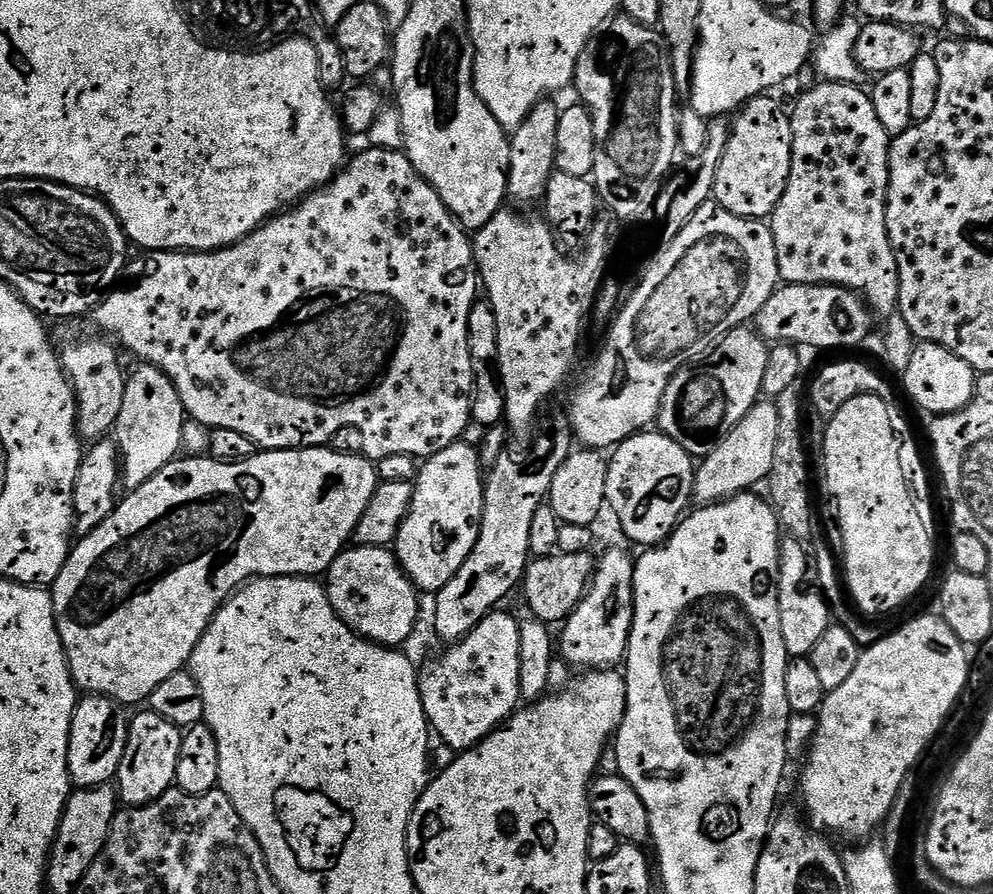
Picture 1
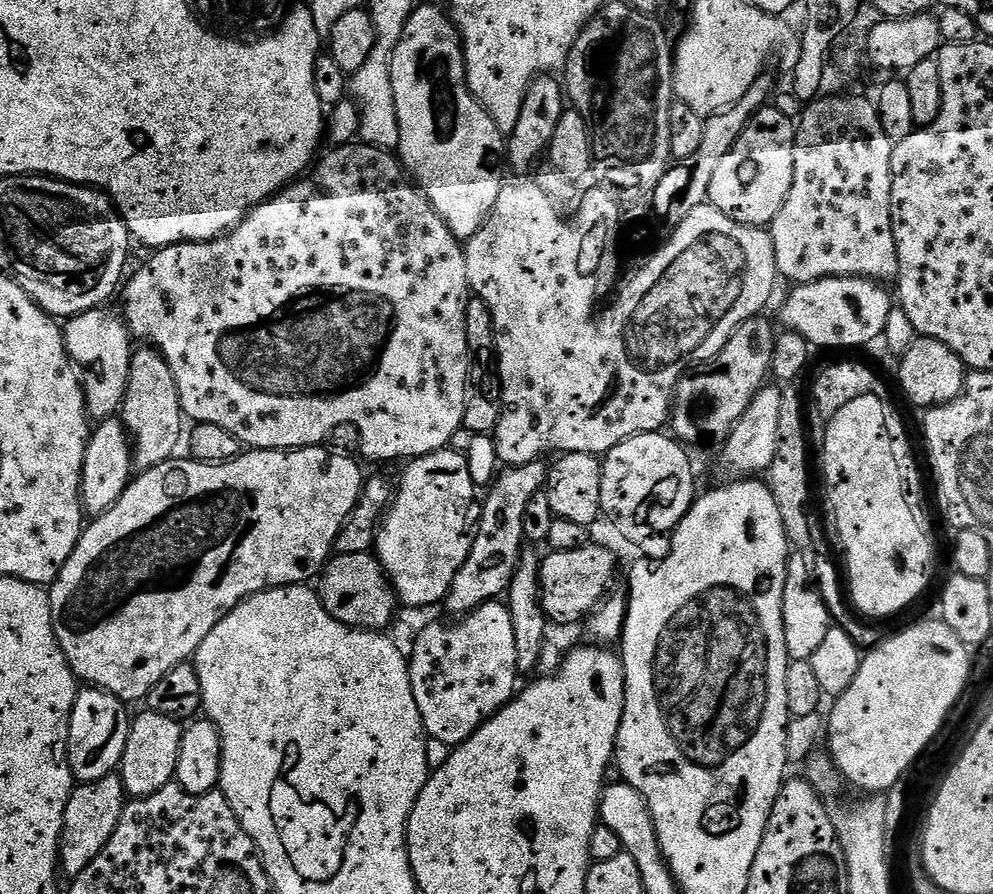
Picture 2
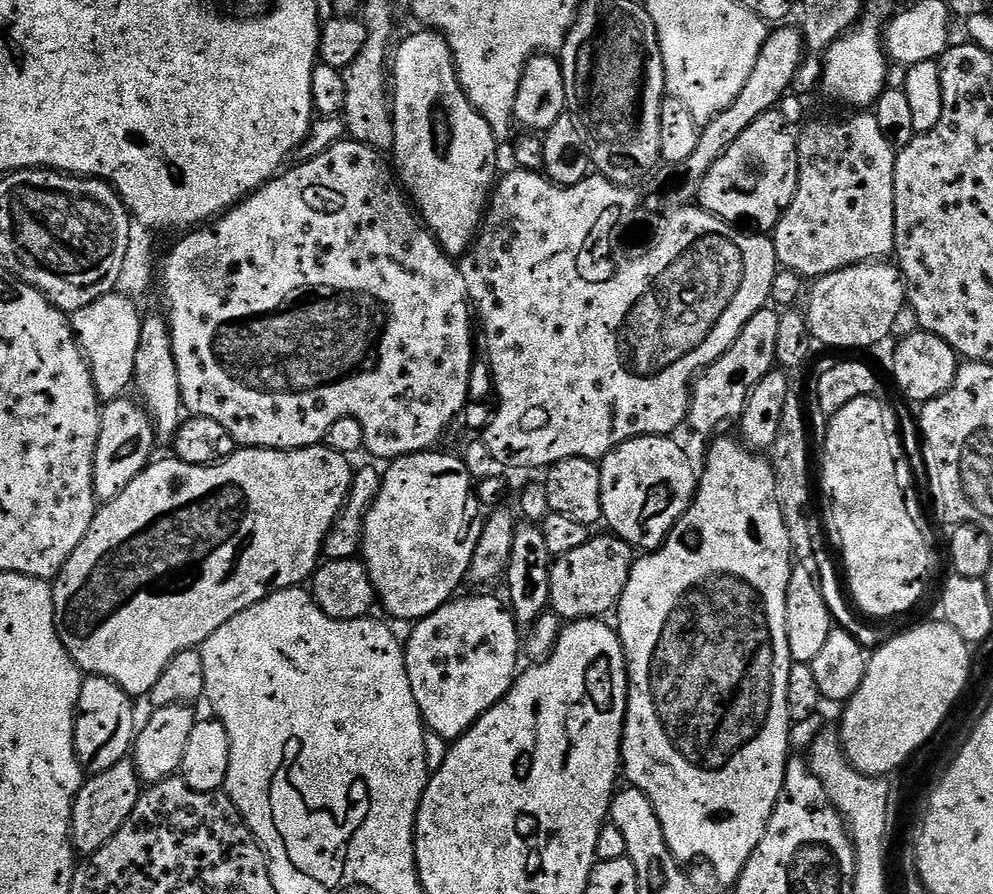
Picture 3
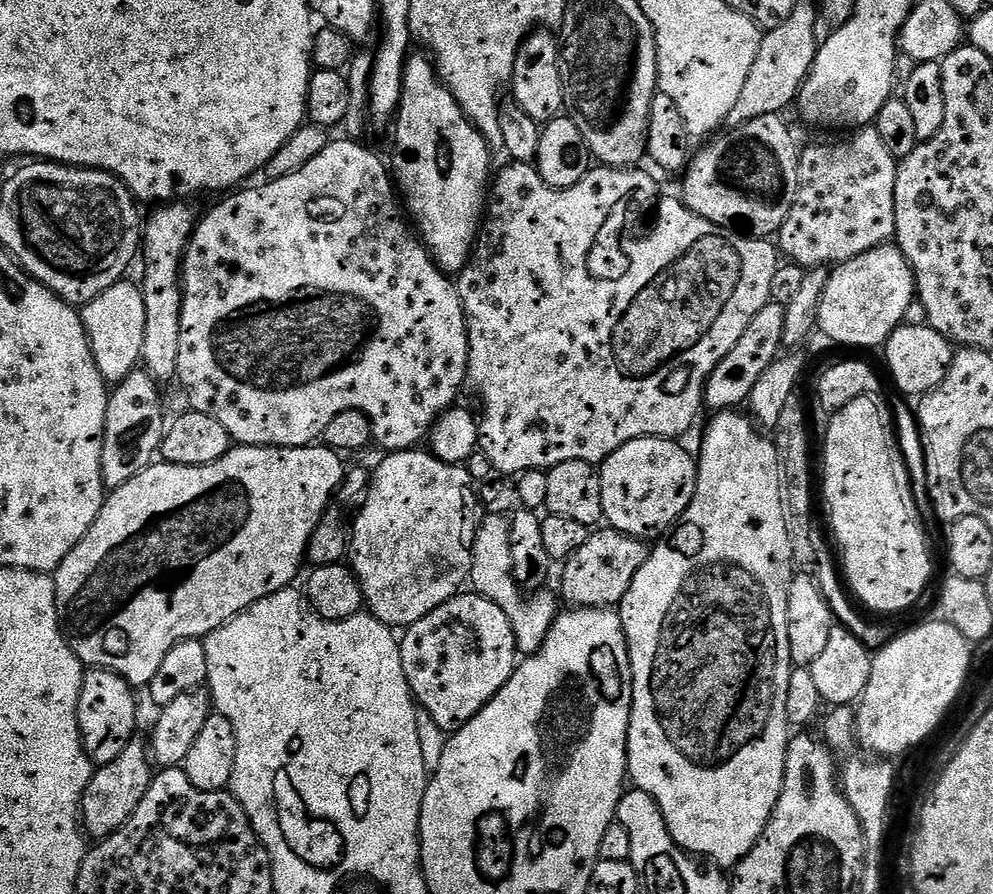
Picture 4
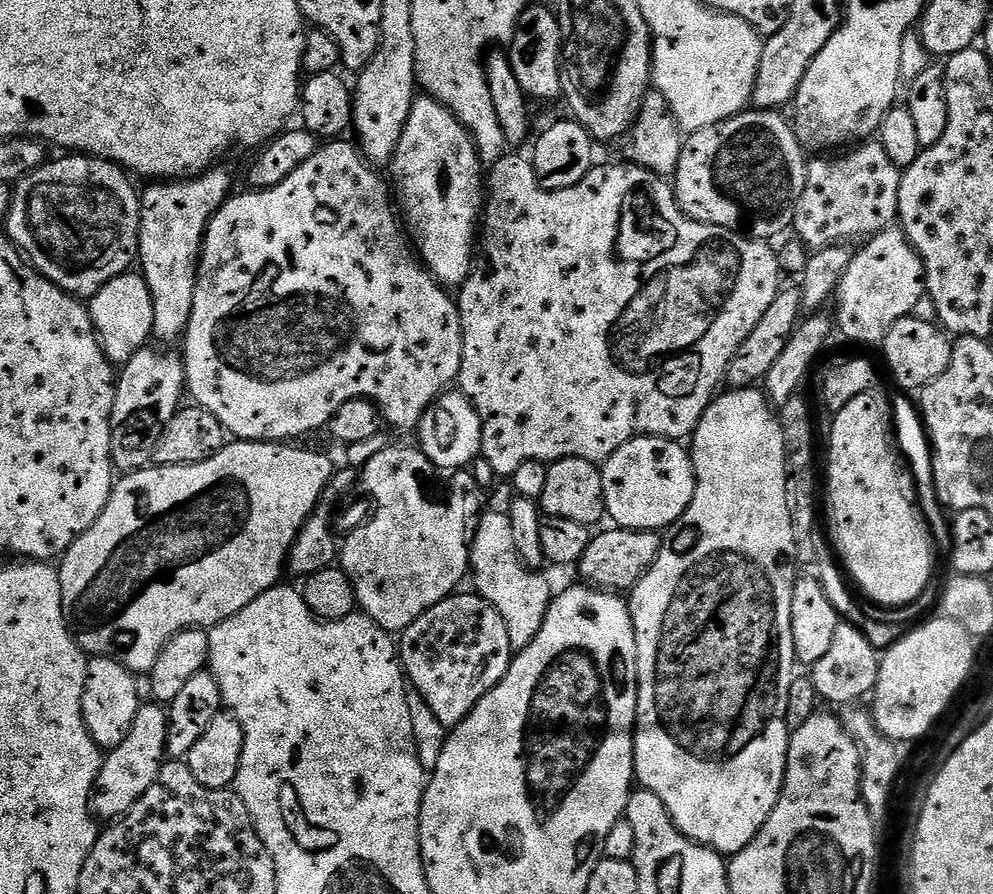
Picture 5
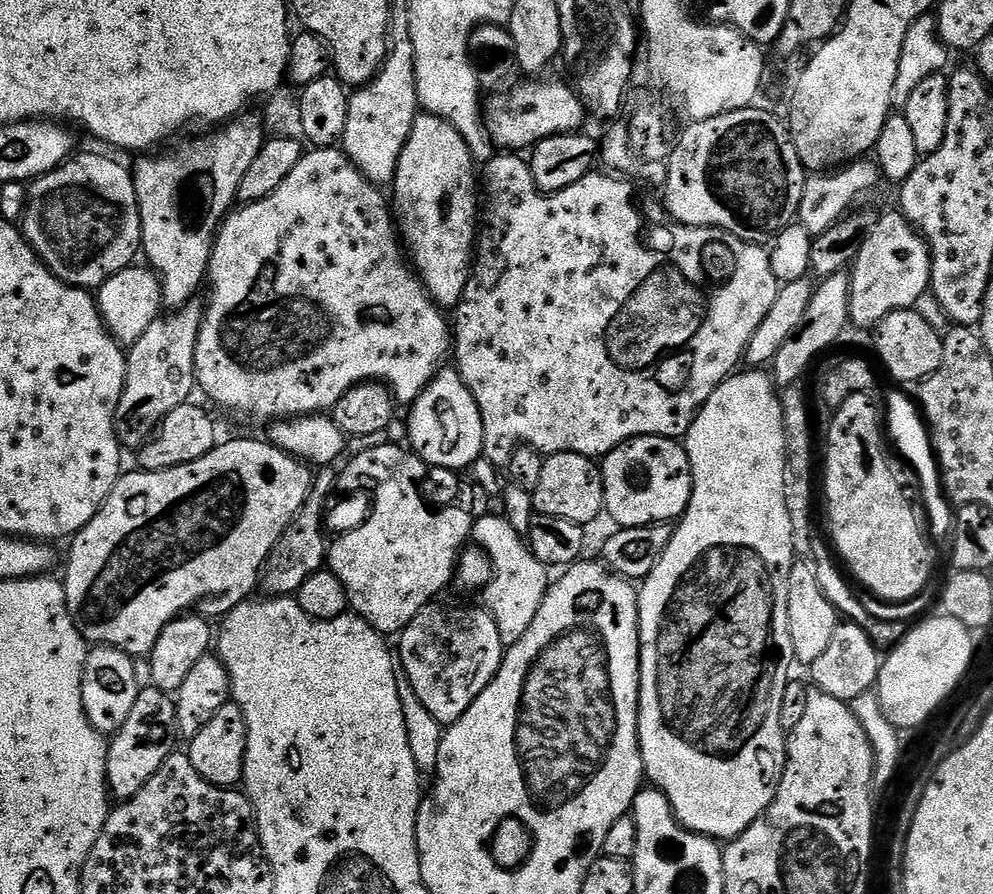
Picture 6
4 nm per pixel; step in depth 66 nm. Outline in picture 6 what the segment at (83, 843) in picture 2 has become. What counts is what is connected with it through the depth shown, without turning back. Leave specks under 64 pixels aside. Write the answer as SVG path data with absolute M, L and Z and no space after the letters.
M141 687L134 702L134 710L130 710L130 718L126 718L123 726L111 737L108 746L106 772L109 793L120 802L134 798L134 794L138 794L138 790L142 790L142 786L146 786L146 782L158 774L164 759L172 755L177 747L176 740L178 729L175 699L157 688Z

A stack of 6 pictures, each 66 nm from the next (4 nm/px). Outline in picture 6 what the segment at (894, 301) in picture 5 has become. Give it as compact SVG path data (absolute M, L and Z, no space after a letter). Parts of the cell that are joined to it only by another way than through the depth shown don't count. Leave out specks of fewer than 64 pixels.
M893 210L883 216L877 215L876 225L866 234L866 242L858 250L855 260L850 265L850 279L852 281L852 297L848 319L860 328L875 329L876 325L895 312L906 312L915 309L918 298L929 295L932 283L932 252L923 236L909 224L904 213Z

